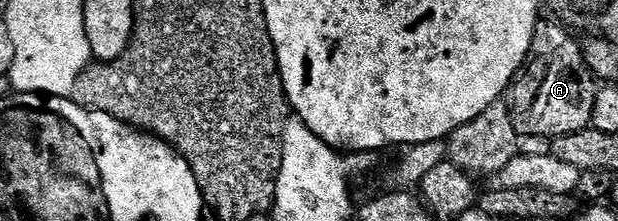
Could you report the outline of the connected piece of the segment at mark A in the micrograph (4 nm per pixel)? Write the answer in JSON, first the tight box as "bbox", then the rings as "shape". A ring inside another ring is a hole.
{"bbox":[503,21,599,140],"shape":[[[538,21],[529,55],[509,83],[503,101],[509,109],[511,124],[515,124],[517,135],[552,140],[590,129],[599,86],[585,62],[582,43],[577,43],[562,23],[548,21]]]}

